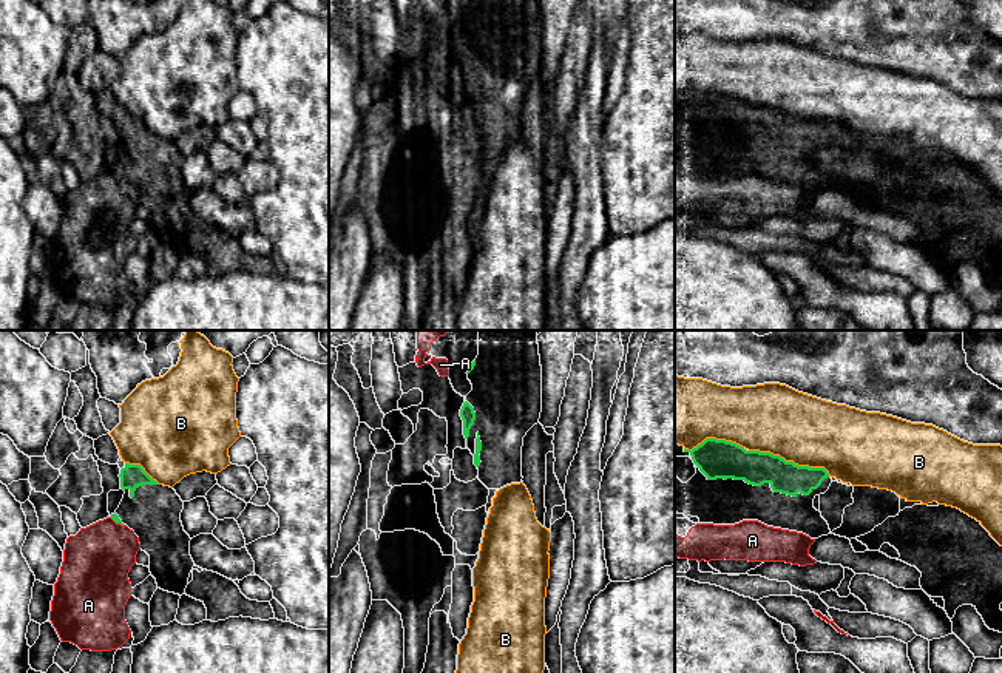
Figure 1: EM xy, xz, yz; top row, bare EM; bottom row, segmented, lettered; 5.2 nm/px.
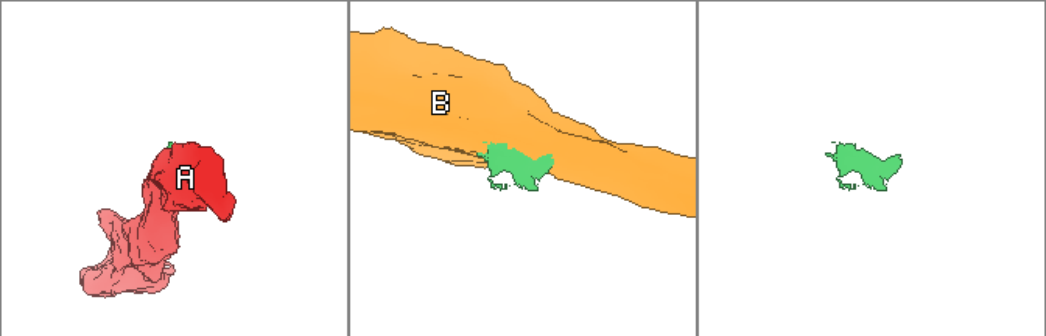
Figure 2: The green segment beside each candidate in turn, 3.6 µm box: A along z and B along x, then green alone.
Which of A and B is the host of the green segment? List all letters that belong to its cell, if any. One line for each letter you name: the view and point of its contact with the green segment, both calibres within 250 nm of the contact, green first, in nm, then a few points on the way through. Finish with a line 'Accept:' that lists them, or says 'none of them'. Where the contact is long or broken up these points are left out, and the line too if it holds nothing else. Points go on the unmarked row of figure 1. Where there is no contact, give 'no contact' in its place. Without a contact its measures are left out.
Accept: none of them

